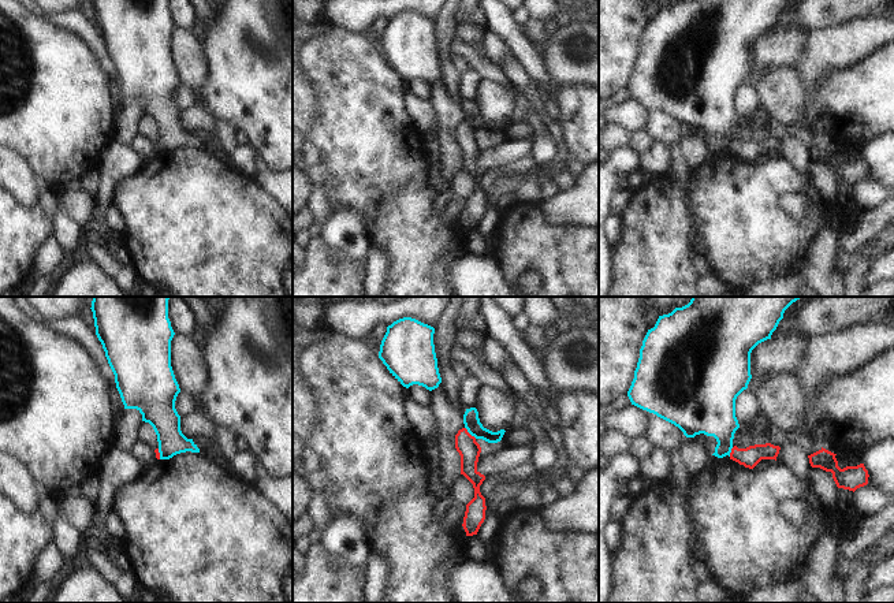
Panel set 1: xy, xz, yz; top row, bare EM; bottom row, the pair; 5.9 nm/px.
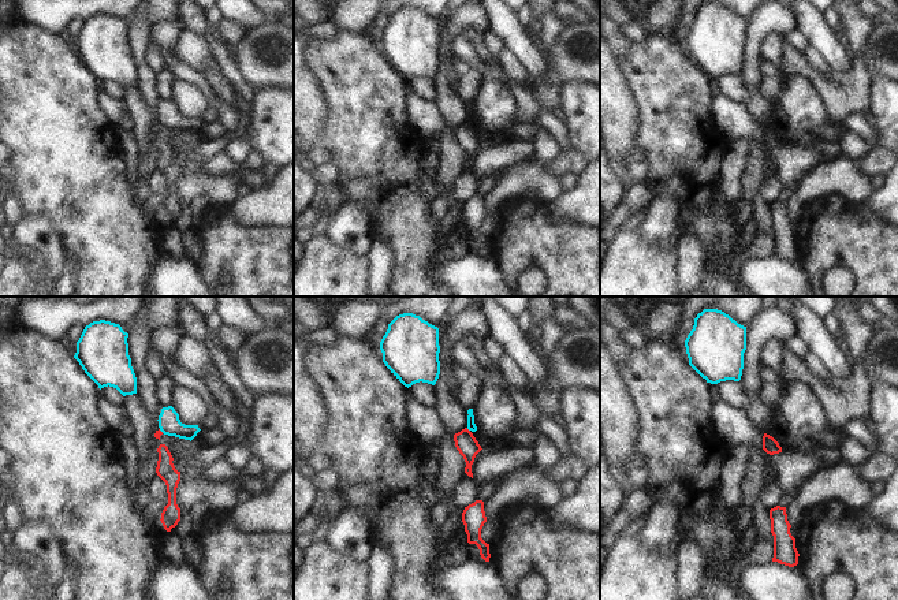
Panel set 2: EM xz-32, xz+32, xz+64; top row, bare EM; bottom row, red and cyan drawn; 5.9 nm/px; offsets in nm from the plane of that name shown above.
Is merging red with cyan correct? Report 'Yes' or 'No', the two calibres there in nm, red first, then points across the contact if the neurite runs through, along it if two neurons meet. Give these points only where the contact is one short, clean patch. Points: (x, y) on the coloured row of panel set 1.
No. Thickness 130 nm (red) against 100 nm. Boundary: xz (465, 427), (476, 438)

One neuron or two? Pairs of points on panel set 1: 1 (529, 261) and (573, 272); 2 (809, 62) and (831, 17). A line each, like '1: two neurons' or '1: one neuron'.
1: one neuron
2: two neurons

